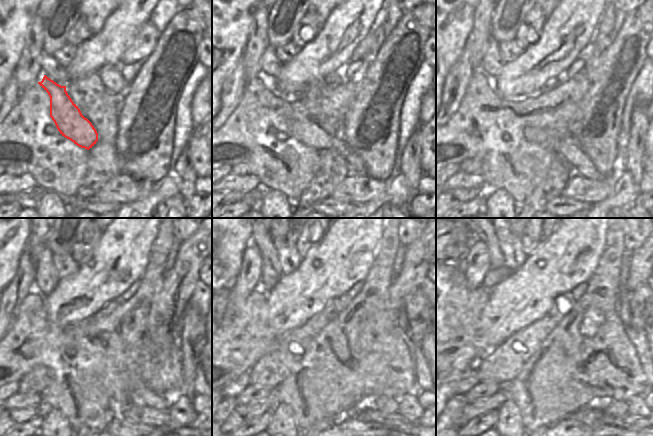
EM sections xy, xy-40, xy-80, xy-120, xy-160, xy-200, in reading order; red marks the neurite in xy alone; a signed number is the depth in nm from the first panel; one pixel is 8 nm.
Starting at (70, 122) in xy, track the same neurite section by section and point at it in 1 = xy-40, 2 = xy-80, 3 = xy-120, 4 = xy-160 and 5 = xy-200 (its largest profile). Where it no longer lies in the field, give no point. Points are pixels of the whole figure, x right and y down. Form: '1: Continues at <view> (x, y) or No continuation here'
1: Continues at xy-40 (305, 130)
2: Continues at xy-80 (568, 147)
3: Continues at xy-120 (141, 396)
4: Continues at xy-160 (386, 405)
5: Continues at xy-200 (610, 407).

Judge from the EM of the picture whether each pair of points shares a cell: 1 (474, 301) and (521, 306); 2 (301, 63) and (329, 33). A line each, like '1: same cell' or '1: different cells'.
1: different cells
2: same cell

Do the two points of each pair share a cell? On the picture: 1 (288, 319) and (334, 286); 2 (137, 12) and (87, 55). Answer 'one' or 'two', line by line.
1: one
2: one

